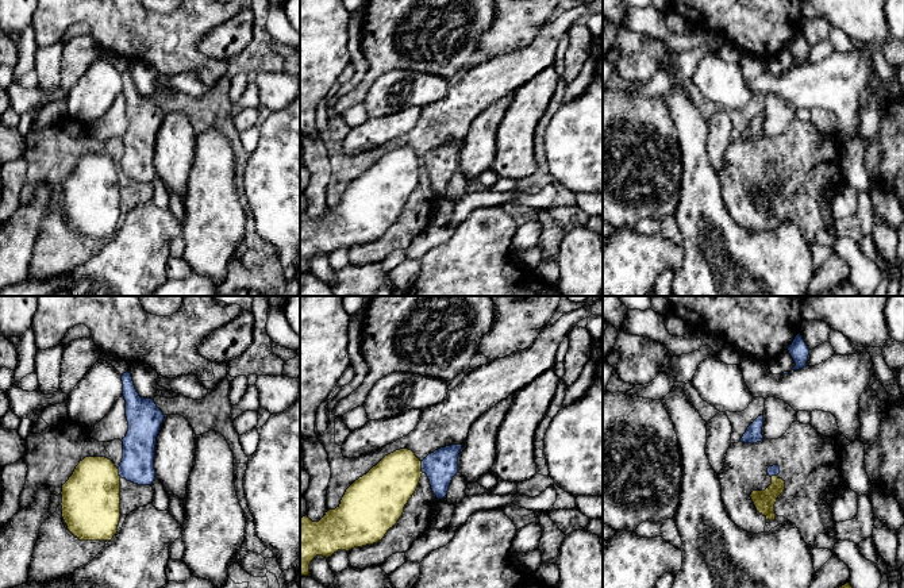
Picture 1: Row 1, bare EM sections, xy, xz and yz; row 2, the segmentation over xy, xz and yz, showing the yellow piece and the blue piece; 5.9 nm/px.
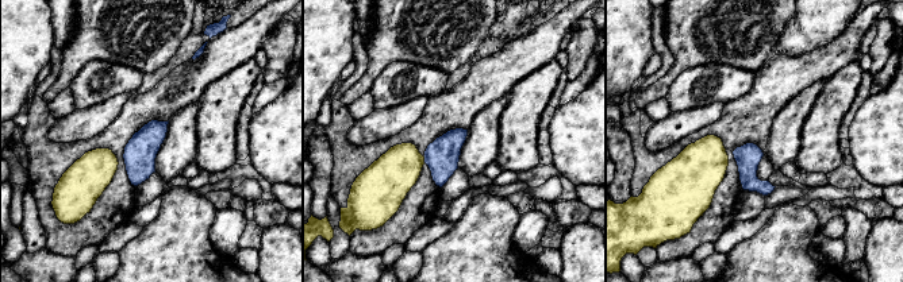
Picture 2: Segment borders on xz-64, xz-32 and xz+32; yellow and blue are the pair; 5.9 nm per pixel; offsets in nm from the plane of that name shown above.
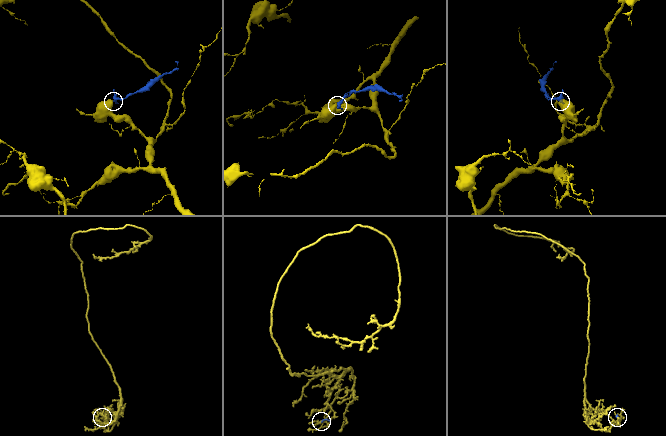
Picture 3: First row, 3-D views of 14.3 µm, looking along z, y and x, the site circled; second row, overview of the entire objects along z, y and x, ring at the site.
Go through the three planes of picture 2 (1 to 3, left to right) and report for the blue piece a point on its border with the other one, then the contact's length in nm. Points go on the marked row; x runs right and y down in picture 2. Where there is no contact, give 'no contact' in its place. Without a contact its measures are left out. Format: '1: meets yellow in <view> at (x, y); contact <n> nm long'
1: no contact
2: meets yellow in xz-32 at (423, 159); contact 40 nm long
3: no contact

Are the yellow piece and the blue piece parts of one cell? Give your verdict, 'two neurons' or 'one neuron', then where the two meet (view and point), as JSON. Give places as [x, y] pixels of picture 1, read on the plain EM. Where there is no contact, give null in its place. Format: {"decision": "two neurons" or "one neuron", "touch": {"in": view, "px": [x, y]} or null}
{"decision": "two neurons", "touch": {"in": "xz", "px": [420, 164]}}

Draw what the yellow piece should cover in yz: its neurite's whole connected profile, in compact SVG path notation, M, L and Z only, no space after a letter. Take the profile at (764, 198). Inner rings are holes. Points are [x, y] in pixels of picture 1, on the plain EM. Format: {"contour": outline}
{"contour": "M772 173L772 181L765 188L753 188L750 195L757 208L766 214L766 218L774 218L774 201L777 195L784 189L785 178L777 173Z"}

